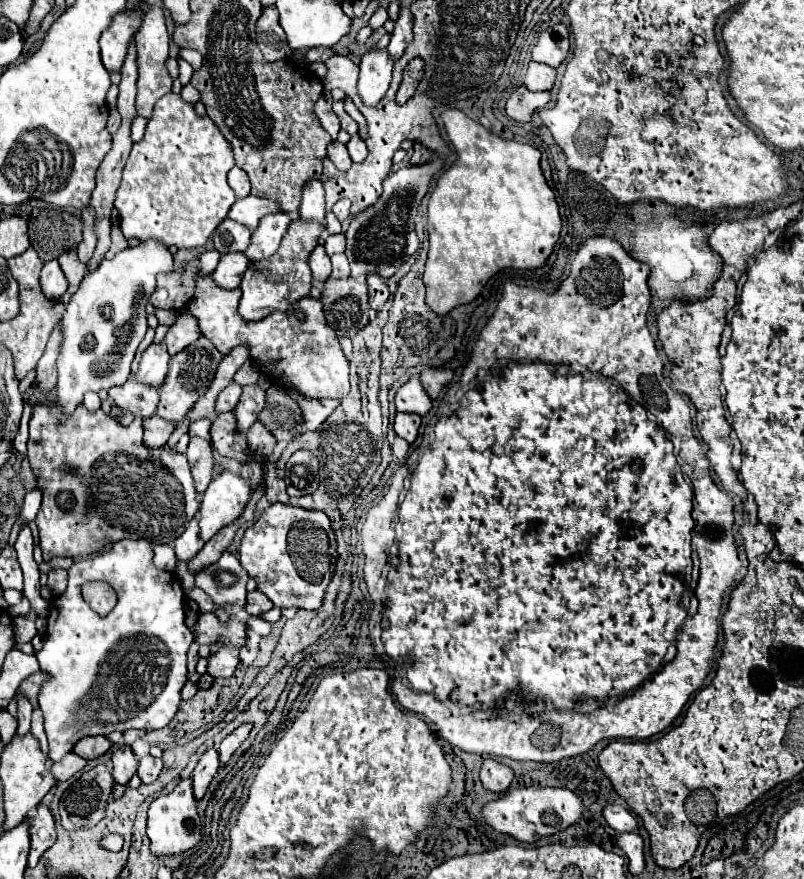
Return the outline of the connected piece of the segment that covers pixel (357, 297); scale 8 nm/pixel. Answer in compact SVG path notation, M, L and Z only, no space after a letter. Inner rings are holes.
M328 279L322 289L322 305L328 325L338 337L354 337L368 325L368 285L364 279Z

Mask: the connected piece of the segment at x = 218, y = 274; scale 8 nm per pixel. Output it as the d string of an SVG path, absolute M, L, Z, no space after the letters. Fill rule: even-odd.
M228 253L228 255L222 255L214 271L214 279L224 289L236 289L246 269L248 269L248 259L244 253Z

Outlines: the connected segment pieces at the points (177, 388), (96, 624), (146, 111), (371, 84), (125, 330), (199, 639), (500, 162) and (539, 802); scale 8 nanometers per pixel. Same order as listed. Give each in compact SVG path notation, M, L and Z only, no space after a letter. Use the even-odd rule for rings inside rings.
M200 337L194 345L186 347L184 351L180 351L178 355L174 355L170 359L170 369L168 369L166 381L158 389L160 391L160 403L158 403L158 411L156 411L158 417L162 417L162 419L166 419L166 421L176 425L174 433L168 439L168 447L170 449L174 449L178 439L188 431L190 423L186 423L188 421L186 415L192 409L194 401L198 401L198 397L202 397L202 393L210 387L210 381L214 379L214 373L218 369L218 361L220 359L222 359L222 353L206 337Z
M122 539L122 541L114 543L112 549L106 551L106 553L92 555L92 557L76 561L72 565L72 569L68 571L68 589L66 589L66 593L62 597L58 597L54 601L54 607L52 607L52 611L48 615L48 629L46 629L48 635L46 635L44 647L42 647L42 651L36 653L40 669L46 671L46 675L48 675L46 683L42 683L42 687L40 687L38 705L44 711L44 727L46 727L46 735L48 735L48 757L52 761L60 761L64 755L68 755L72 751L72 747L82 737L88 737L88 735L108 735L112 731L126 731L126 729L146 729L146 731L162 729L162 727L166 727L172 721L172 717L180 709L180 703L182 703L180 691L182 691L182 687L184 687L184 683L188 679L186 677L186 673L188 673L186 671L186 651L188 651L190 643L194 641L194 637L192 637L192 631L184 623L184 601L186 601L186 595L184 595L184 591L180 591L178 575L172 573L172 571L162 571L162 569L154 567L152 557L154 557L154 553L152 553L152 543L150 541L146 541L146 539L136 539L136 541ZM86 581L108 581L108 585L118 593L118 603L112 609L112 613L108 613L106 617L100 617L96 611L92 611L88 607L88 603L80 595L80 587Z
M148 7L146 9L146 17L142 21L142 27L136 35L136 55L138 55L138 95L136 95L136 111L142 117L152 117L152 109L156 105L156 101L170 93L172 87L172 79L166 73L164 61L168 59L168 29L166 29L166 19L164 19L164 11L160 7Z
M370 49L360 63L360 79L358 79L358 95L364 105L378 105L378 101L386 95L392 79L392 67L386 49L376 51Z
M144 241L136 247L126 247L120 251L112 261L104 259L100 267L84 277L78 293L66 305L66 313L60 319L64 329L64 343L58 357L58 385L56 385L56 399L66 413L72 413L78 403L82 403L82 395L86 391L100 391L110 389L114 385L122 385L130 377L130 363L134 353L146 335L146 311L144 305L156 287L158 273L170 273L174 269L172 253L160 241Z
M204 613L198 617L198 623L194 627L196 643L200 645L238 645L244 647L248 641L248 627L244 619L228 619L226 623L220 623L214 613Z
M446 109L442 113L442 121L448 139L454 151L458 153L458 159L452 167L448 167L440 175L428 201L430 249L426 257L424 287L426 303L438 315L446 315L454 307L474 301L482 293L488 279L506 267L512 269L542 267L548 261L562 229L558 203L554 199L552 189L546 185L546 179L540 169L538 149L524 143L502 139L486 131L480 123L472 121L458 109Z
M510 787L504 797L490 801L482 807L482 817L488 827L498 833L510 835L522 843L534 843L540 837L554 835L574 825L582 817L582 799L570 789L552 789L552 787Z

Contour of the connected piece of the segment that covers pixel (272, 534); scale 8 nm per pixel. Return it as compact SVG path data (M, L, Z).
M272 503L244 533L238 559L258 583L274 607L298 607L314 611L322 605L326 587L336 569L336 537L324 511L308 511L284 503Z

